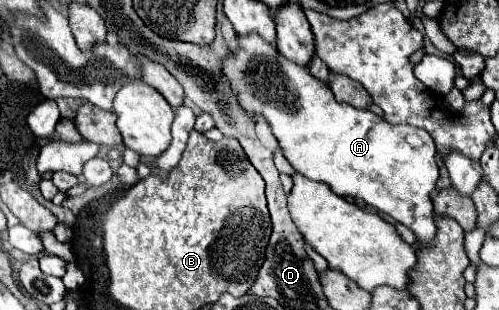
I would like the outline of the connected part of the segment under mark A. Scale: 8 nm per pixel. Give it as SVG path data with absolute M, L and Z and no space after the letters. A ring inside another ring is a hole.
M237 35L237 45L239 47L223 59L225 77L229 79L233 93L237 93L241 109L247 111L253 121L263 117L269 123L285 159L293 165L293 169L307 179L327 183L331 191L341 197L361 199L377 211L391 215L397 223L409 227L417 235L419 243L429 245L437 231L431 203L431 191L435 189L439 177L433 137L425 129L413 125L391 125L371 111L361 111L335 101L329 83L313 77L307 67L285 59L275 45L265 43L261 35Z

